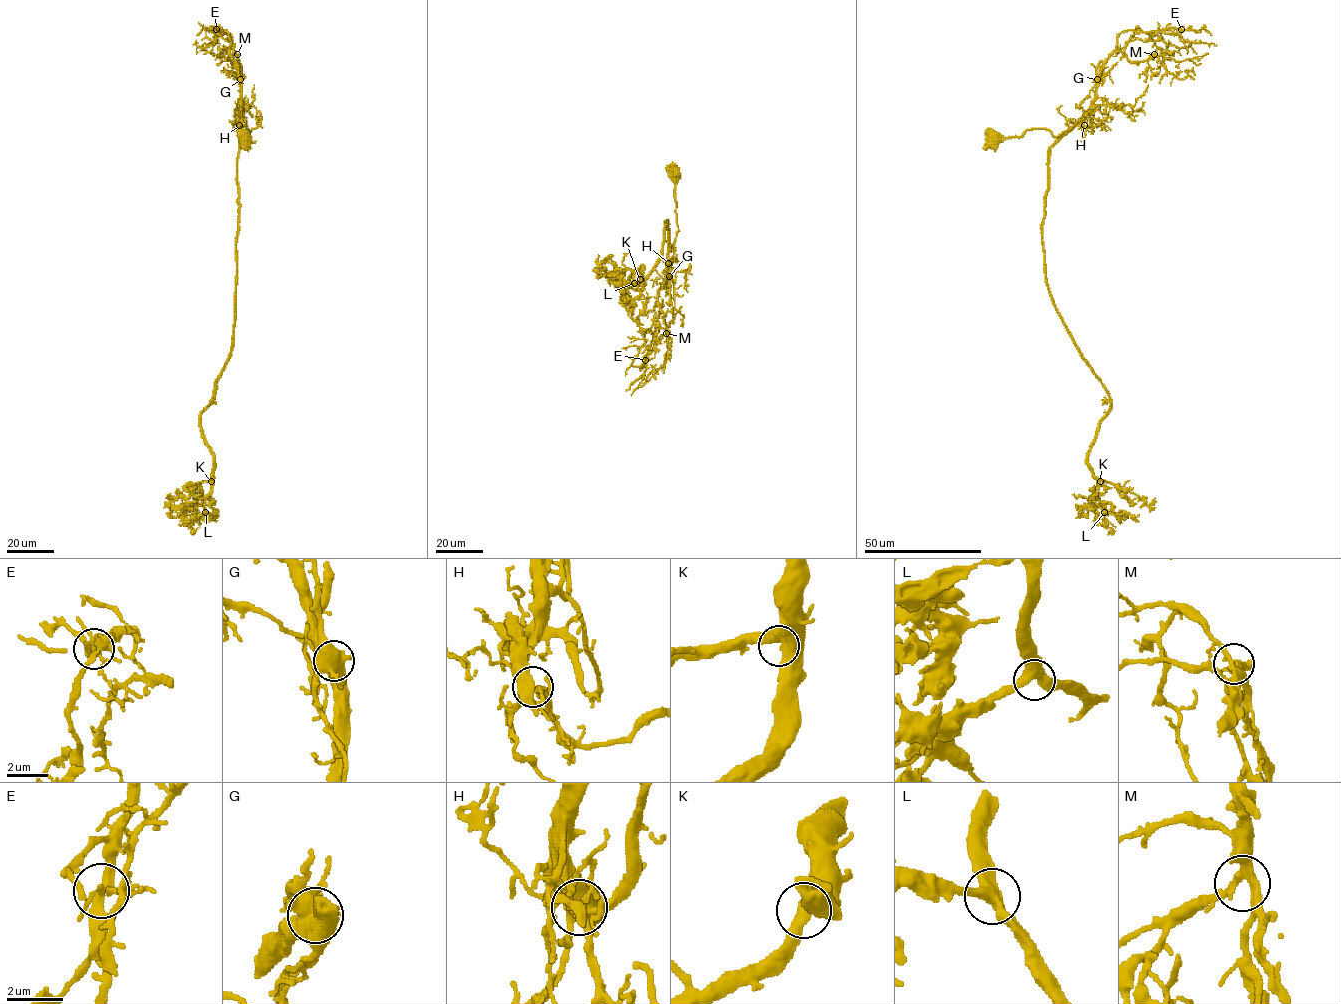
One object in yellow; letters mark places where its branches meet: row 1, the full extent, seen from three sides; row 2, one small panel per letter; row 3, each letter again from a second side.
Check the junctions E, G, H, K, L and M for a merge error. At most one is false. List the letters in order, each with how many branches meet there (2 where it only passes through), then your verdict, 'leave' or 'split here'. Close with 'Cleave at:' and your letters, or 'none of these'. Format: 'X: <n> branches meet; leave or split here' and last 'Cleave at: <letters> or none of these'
E: 4 branches meet; leave
G: 5 branches meet; split here
H: 4 branches meet; leave
K: 3 branches meet; leave
L: 3 branches meet; leave
M: 3 branches meet; leave
Cleave at: G

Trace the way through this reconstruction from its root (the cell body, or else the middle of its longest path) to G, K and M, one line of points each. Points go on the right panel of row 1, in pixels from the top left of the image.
G: (991, 135), (1020, 137), (1027, 129), (1047, 129), (1054, 137), (1060, 136), (1084, 118), (1094, 98), (1097, 79)
K: (991, 135), (1057, 137), (1084, 119), (1050, 149), (1042, 245), (1052, 302), (1110, 401), (1087, 455), (1100, 481)
M: (991, 135), (1047, 129), (1057, 137), (1084, 118), (1113, 53), (1131, 62), (1154, 54)

